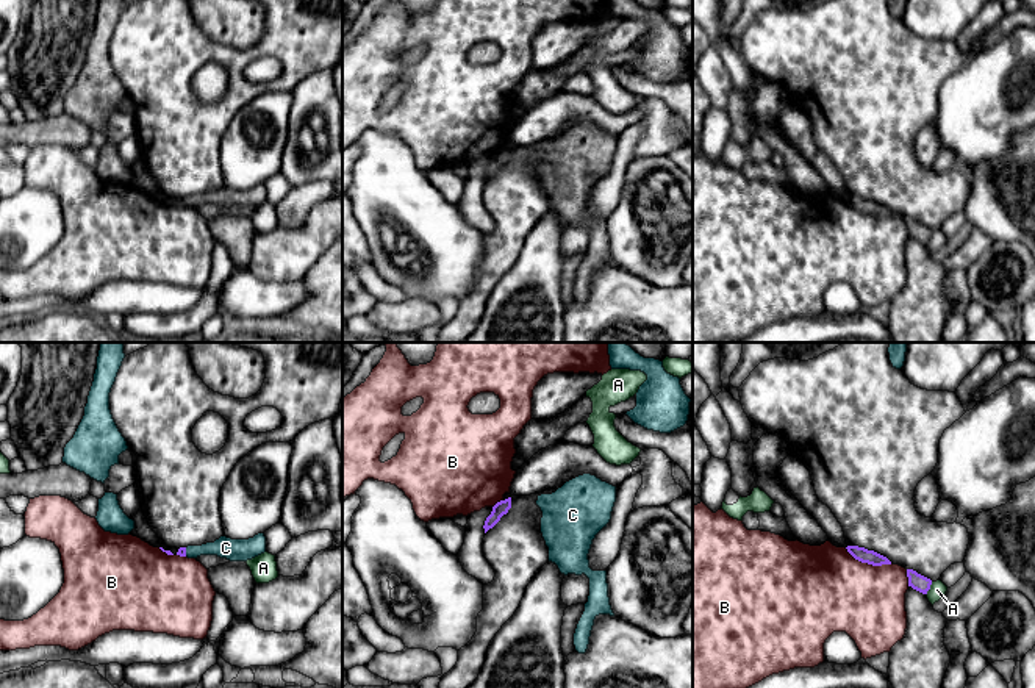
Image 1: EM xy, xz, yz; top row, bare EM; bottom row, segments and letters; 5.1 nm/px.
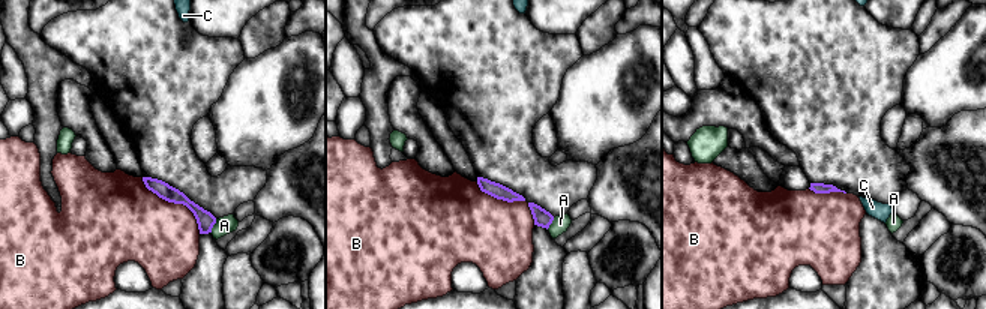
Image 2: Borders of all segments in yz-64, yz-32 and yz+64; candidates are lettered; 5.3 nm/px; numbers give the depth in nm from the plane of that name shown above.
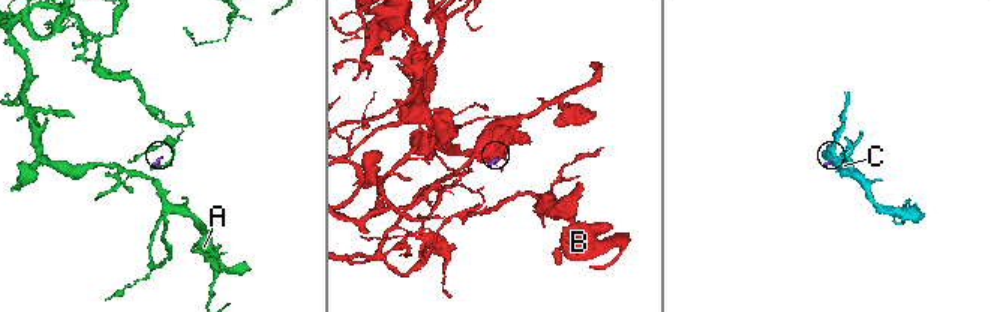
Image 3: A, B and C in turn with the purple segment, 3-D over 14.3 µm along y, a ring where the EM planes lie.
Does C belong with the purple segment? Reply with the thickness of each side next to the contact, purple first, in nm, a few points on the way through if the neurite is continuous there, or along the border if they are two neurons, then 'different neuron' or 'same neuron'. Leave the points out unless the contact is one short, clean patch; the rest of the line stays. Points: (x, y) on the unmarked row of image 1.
50 nm thick on the purple side, 110 nm on the other; same neuron

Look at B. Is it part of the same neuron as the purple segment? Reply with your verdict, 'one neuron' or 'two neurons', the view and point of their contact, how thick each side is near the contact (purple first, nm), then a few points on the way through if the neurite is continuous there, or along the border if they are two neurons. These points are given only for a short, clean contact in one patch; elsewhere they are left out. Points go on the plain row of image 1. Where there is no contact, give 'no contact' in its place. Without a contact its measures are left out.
two neurons | yz (868, 213) | 70/440 nm

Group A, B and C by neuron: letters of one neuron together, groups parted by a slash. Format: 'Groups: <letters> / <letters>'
Groups: A / B / C

